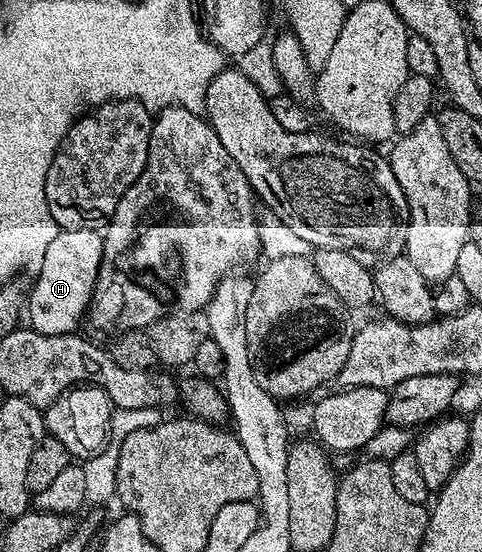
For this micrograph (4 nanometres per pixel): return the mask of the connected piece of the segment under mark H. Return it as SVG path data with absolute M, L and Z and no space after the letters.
M93 228L91 230L61 230L58 236L54 236L54 241L51 242L50 248L46 248L46 256L42 256L42 264L39 270L36 271L34 275L34 281L32 290L27 291L26 294L26 318L29 322L31 329L42 332L46 336L62 336L63 334L73 333L77 329L76 325L79 322L83 323L85 321L86 315L88 313L88 305L92 302L92 293L96 291L96 277L100 271L100 256L104 253L104 240L99 229Z

